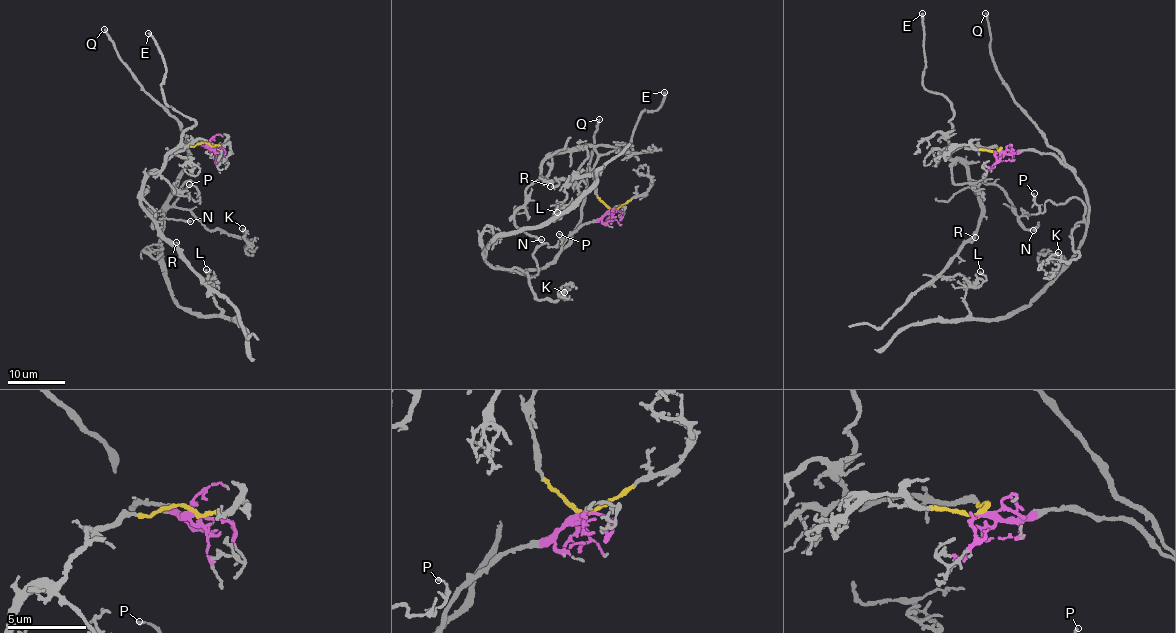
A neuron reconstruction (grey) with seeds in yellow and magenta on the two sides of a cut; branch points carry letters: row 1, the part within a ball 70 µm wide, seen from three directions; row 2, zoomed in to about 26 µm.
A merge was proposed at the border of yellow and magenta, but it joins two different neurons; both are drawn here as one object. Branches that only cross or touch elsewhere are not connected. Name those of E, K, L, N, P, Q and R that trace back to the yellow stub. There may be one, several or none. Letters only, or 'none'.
E, L, N, R

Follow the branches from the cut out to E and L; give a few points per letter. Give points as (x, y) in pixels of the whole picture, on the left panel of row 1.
E: (210, 145), (170, 151), (165, 161), (186, 130), (195, 124), (167, 107), (161, 87), (165, 62), (148, 33)
L: (210, 145), (170, 151), (142, 200), (163, 236), (210, 282), (206, 270)

